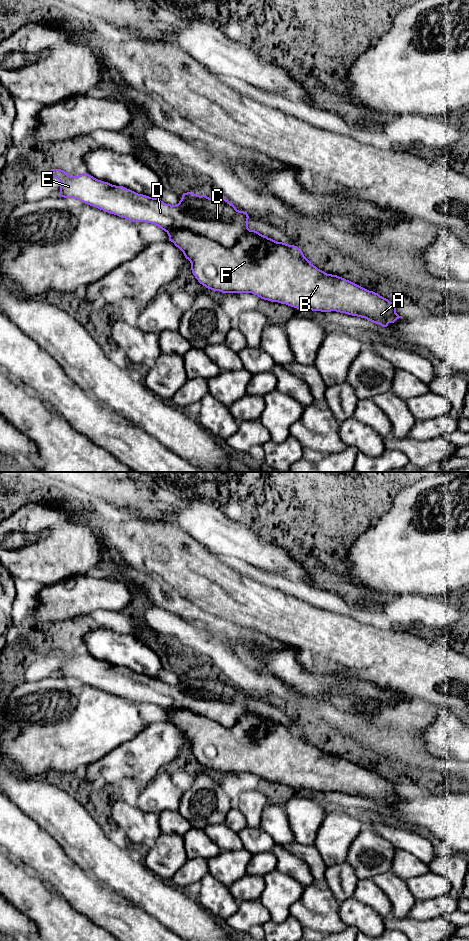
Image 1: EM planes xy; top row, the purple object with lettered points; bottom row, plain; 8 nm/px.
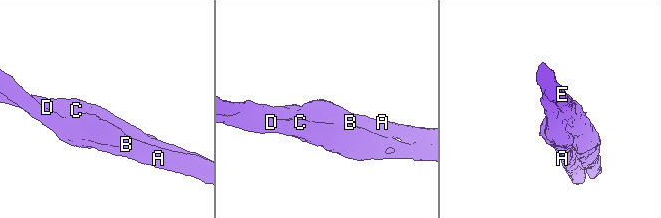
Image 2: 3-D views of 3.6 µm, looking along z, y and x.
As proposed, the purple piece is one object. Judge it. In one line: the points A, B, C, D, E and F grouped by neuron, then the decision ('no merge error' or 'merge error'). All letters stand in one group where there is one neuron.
A B C D E F | no merge error

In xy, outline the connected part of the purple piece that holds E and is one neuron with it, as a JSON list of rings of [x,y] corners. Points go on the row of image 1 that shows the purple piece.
[[[51,169],[48,174],[57,178],[60,183],[59,196],[77,199],[85,204],[96,207],[110,214],[133,222],[147,222],[164,230],[169,241],[173,242],[191,263],[191,270],[200,284],[208,289],[222,293],[252,293],[261,299],[278,302],[297,309],[331,312],[336,311],[352,316],[365,318],[382,327],[403,318],[396,313],[396,306],[378,293],[369,291],[349,280],[337,275],[327,274],[314,266],[294,245],[277,242],[255,230],[248,228],[249,216],[247,212],[239,211],[225,198],[217,199],[206,195],[197,195],[191,192],[183,193],[178,204],[166,204],[158,198],[138,194],[123,186],[112,185],[82,173],[78,176],[69,176],[61,169]]]

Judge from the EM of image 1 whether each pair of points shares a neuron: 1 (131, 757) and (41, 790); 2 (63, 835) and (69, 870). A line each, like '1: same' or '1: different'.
1: different
2: same

